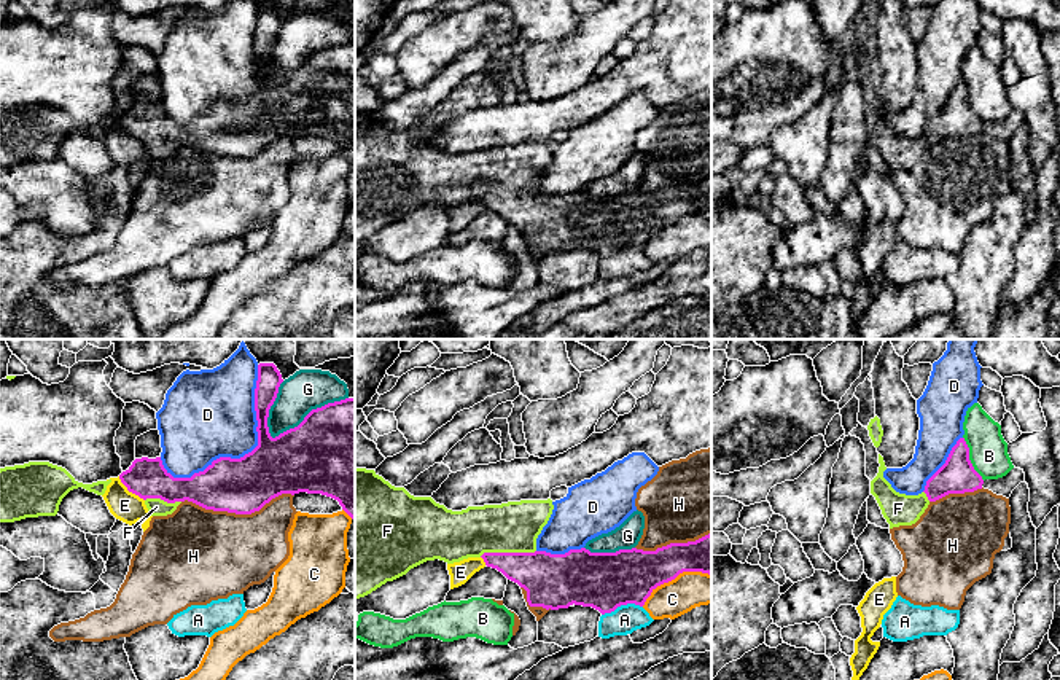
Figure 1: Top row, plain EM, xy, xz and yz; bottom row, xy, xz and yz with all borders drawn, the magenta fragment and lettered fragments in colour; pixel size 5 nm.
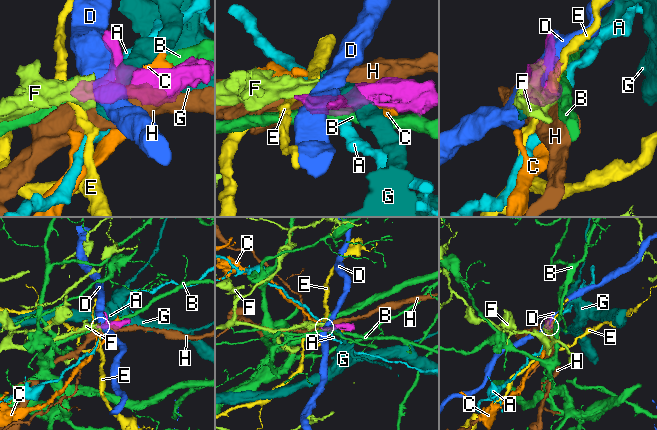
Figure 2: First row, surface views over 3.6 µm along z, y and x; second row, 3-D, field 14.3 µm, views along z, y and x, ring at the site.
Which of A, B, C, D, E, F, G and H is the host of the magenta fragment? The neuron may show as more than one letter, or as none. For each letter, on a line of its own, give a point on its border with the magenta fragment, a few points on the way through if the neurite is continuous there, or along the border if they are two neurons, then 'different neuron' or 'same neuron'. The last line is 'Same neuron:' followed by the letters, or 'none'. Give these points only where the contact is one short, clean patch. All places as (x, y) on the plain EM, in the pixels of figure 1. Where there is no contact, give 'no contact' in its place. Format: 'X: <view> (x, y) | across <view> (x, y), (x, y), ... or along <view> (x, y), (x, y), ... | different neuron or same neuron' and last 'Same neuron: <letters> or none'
A: xz (621, 247) | along xz (642, 249), (621, 247), (602, 258) | different neuron
B: yz (968, 102) | different neuron
C: xz (674, 222) | different neuron
D: xy (253, 93) | different neuron
E: xy (129, 134) | along xy (118, 120), (129, 134), (144, 144) | different neuron
F: xz (506, 196) | across xz (548, 222), (506, 196), (510, 171) | same neuron
G: xy (307, 58) | different neuron
H: xy (237, 156) | different neuron
Same neuron: F

